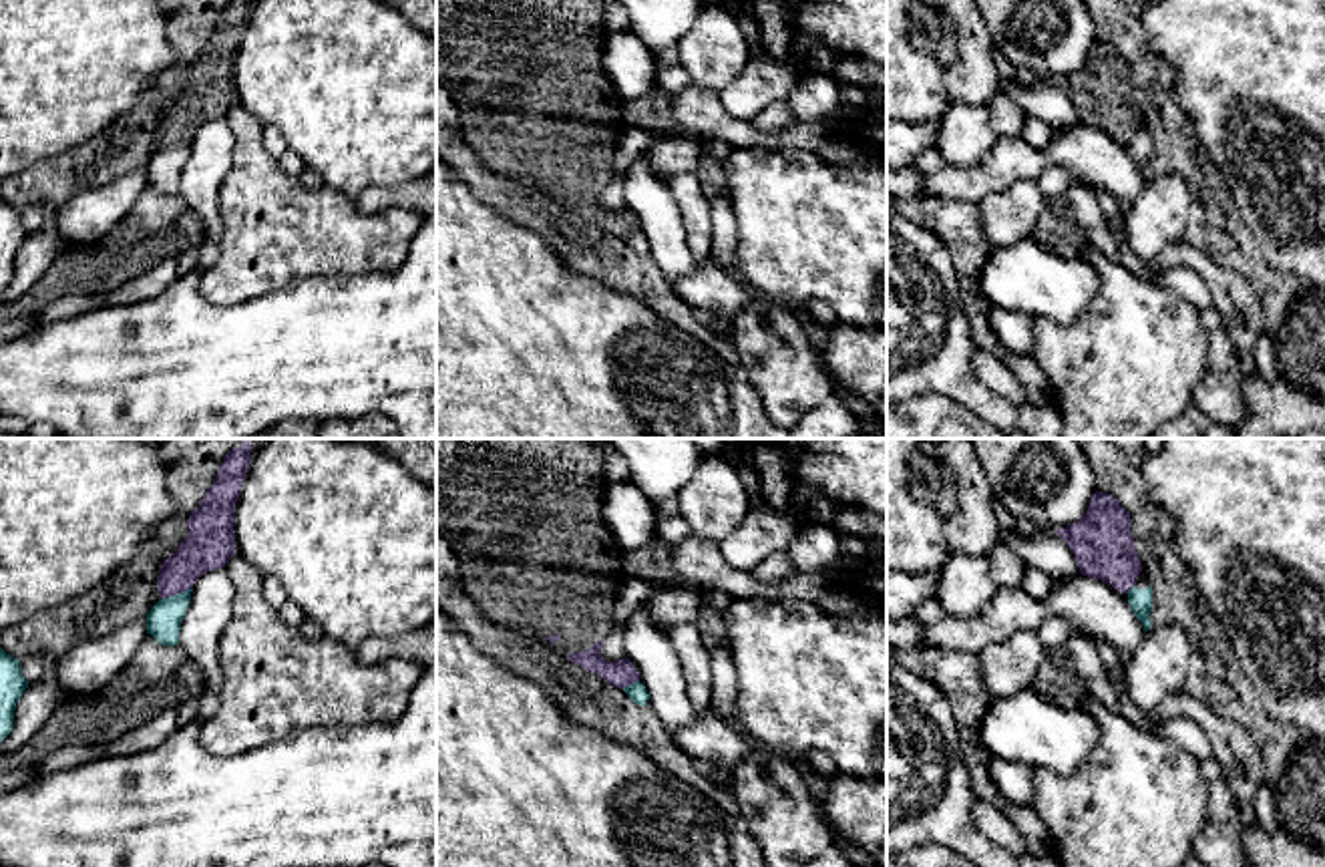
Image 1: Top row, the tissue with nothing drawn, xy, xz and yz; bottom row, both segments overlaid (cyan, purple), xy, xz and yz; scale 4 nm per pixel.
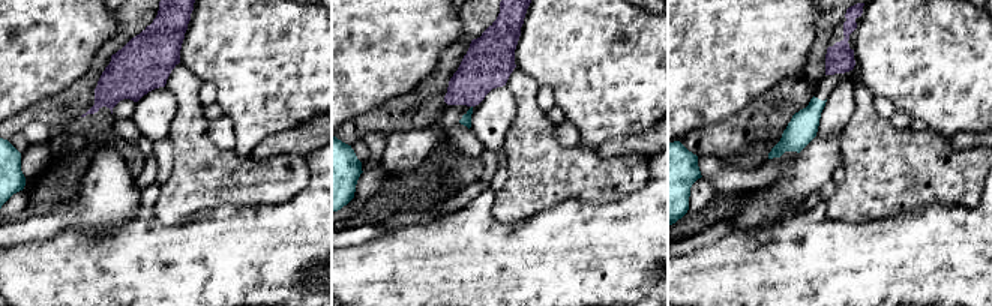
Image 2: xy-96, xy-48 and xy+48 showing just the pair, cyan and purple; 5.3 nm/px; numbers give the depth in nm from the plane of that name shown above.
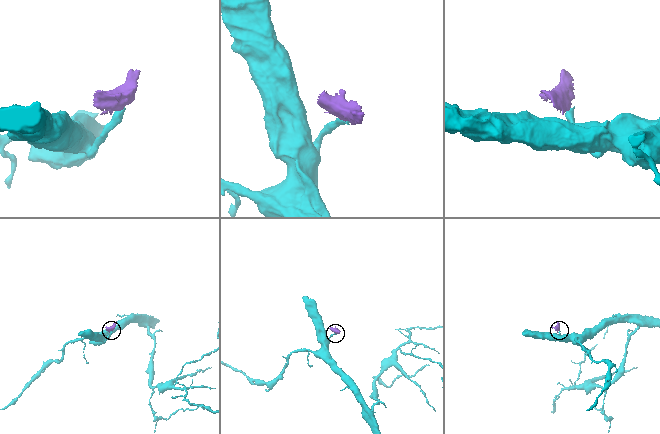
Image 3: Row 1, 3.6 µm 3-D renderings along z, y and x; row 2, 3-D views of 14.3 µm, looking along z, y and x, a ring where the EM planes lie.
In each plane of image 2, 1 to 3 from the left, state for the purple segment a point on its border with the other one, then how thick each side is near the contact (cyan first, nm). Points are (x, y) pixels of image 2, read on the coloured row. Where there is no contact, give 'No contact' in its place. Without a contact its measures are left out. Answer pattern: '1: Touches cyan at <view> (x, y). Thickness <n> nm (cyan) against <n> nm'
1: No contact
2: No contact
3: No contact

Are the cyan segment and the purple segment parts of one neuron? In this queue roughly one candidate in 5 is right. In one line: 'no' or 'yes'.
no

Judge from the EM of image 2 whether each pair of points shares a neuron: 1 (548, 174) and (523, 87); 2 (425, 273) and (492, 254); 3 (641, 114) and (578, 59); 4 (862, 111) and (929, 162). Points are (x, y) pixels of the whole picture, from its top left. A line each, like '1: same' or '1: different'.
1: same
2: same
3: same
4: same

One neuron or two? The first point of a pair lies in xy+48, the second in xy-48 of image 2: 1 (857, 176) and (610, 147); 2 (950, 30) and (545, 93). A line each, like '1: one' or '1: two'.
1: two
2: two

